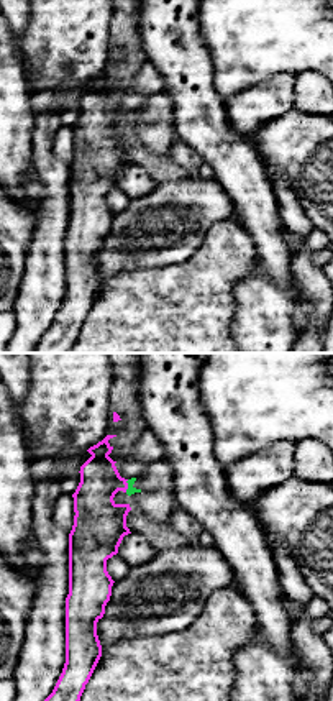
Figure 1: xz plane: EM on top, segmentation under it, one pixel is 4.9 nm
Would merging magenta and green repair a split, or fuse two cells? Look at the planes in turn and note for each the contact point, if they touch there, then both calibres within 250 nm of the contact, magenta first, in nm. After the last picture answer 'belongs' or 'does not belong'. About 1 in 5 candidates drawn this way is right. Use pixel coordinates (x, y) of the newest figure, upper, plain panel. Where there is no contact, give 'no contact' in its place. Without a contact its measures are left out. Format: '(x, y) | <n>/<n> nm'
(127, 119) | 260/40 nm

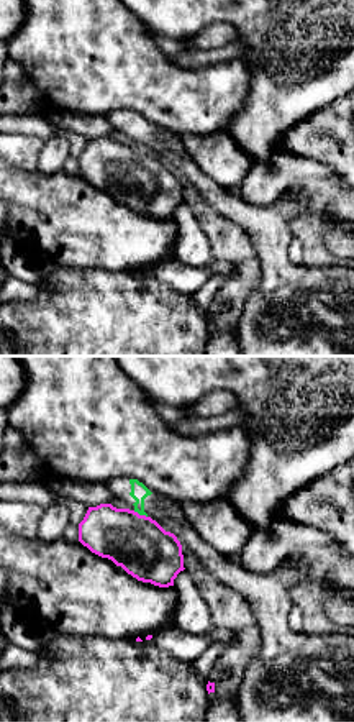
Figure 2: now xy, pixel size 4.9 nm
(138, 146) | 280/80 nm

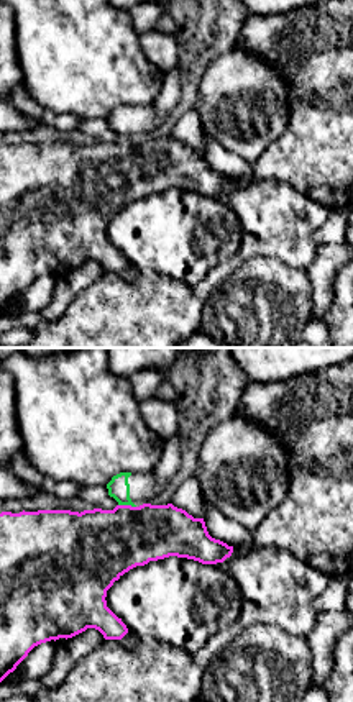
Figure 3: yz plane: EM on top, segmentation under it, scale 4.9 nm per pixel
(127, 138) | 360/110 nm

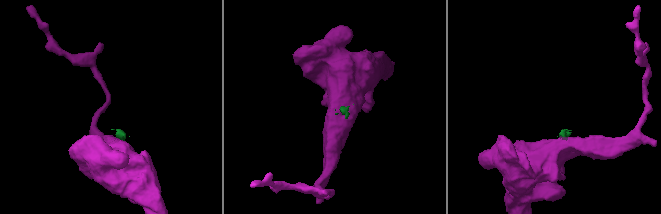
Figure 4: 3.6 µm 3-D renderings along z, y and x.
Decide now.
does not belong

